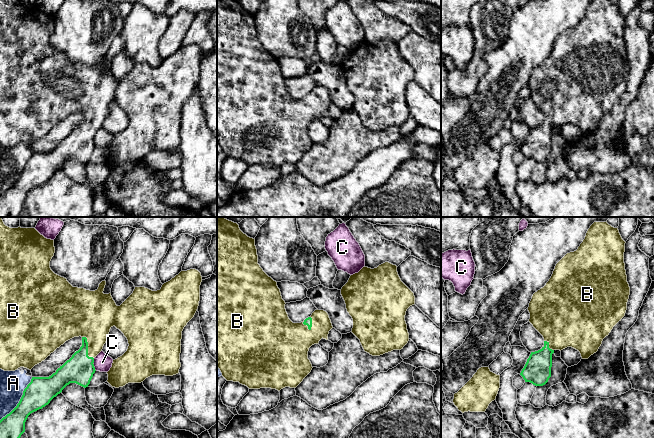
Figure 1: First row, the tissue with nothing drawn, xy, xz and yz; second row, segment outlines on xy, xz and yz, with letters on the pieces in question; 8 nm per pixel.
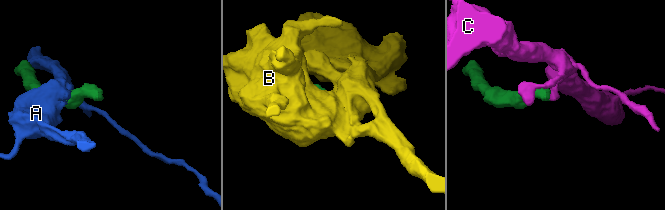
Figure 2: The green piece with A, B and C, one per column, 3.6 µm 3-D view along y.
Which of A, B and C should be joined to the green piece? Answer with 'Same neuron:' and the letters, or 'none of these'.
Same neuron: B

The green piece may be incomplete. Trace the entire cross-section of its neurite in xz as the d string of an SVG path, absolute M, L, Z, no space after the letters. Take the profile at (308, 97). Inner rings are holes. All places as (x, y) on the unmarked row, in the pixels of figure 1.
M217 0L217 143L227 157L239 158L249 165L271 164L280 167L285 163L296 164L311 148L313 143L308 135L309 124L318 120L322 114L328 116L329 107L333 104L331 96L326 87L317 85L303 98L293 99L288 93L285 80L277 58L269 53L258 40L255 15L244 10L238 0Z

